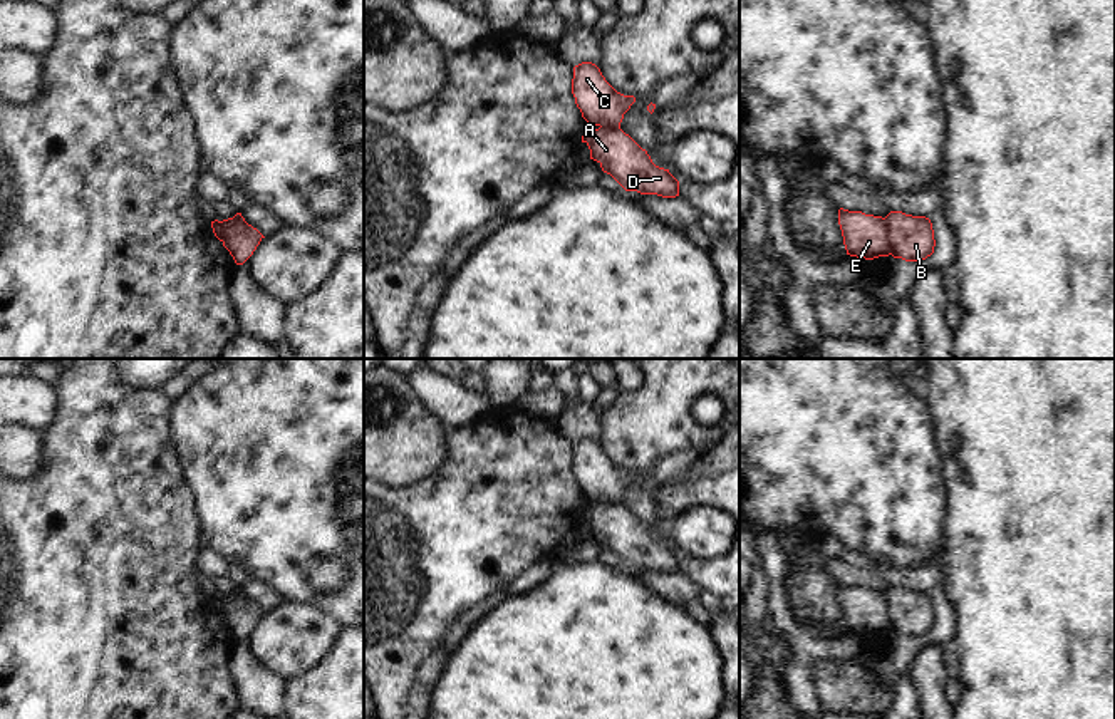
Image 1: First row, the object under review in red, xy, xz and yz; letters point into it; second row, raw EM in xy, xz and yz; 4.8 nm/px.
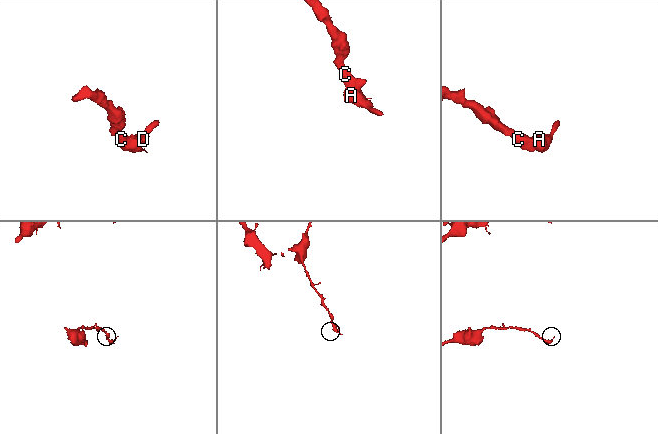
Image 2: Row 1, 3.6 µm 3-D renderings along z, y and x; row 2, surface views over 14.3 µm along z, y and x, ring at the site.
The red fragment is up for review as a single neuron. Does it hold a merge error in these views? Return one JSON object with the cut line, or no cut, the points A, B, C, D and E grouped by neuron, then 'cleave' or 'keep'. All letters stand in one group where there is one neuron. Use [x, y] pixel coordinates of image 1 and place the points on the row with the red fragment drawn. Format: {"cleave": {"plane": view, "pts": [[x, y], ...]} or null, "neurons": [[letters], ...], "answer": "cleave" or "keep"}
{"cleave": {"plane": "xy", "pts": [[245, 222], [228, 222], [220, 240]]}, "neurons": [["A", "B", "D"], ["C", "E"]], "answer": "cleave"}

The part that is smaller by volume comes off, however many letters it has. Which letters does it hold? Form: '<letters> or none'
A, B, D

